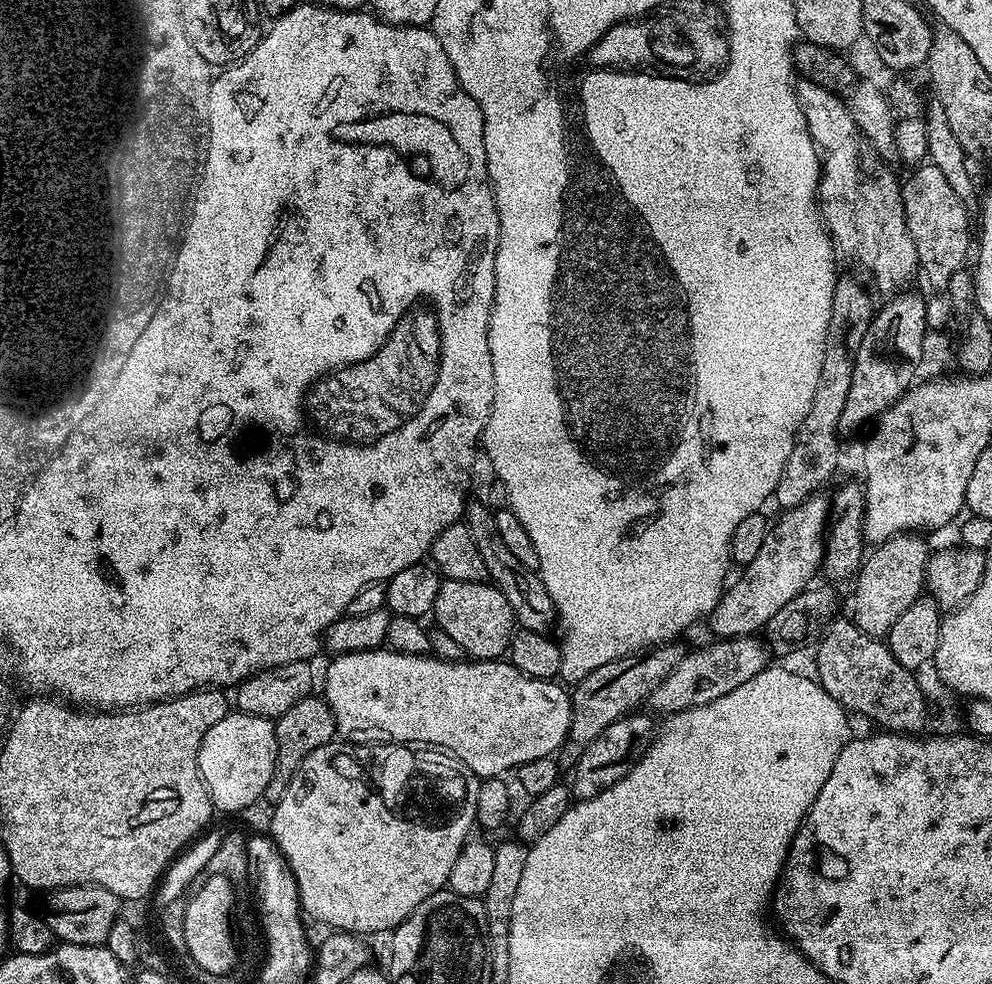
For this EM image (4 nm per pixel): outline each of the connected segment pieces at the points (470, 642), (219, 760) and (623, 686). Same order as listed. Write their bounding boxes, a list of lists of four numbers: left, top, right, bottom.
[[432,580,514,660],[196,710,276,812],[558,642,686,769]]

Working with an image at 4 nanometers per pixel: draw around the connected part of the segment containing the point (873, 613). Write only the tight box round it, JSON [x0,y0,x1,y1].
[850,536,930,637]

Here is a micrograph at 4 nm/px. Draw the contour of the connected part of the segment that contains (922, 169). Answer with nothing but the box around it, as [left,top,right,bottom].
[901,162,970,298]

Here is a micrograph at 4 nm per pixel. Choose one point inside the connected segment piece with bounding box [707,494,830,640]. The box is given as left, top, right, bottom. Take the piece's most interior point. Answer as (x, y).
(793, 552)

